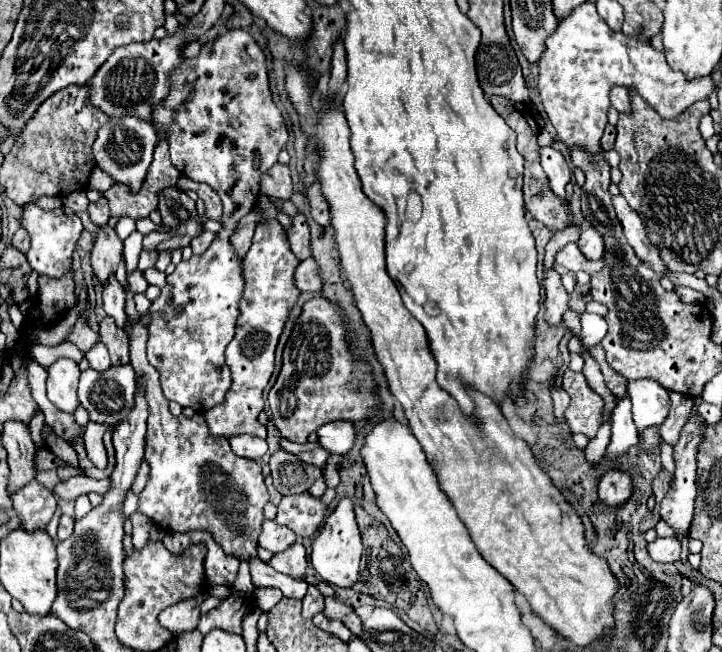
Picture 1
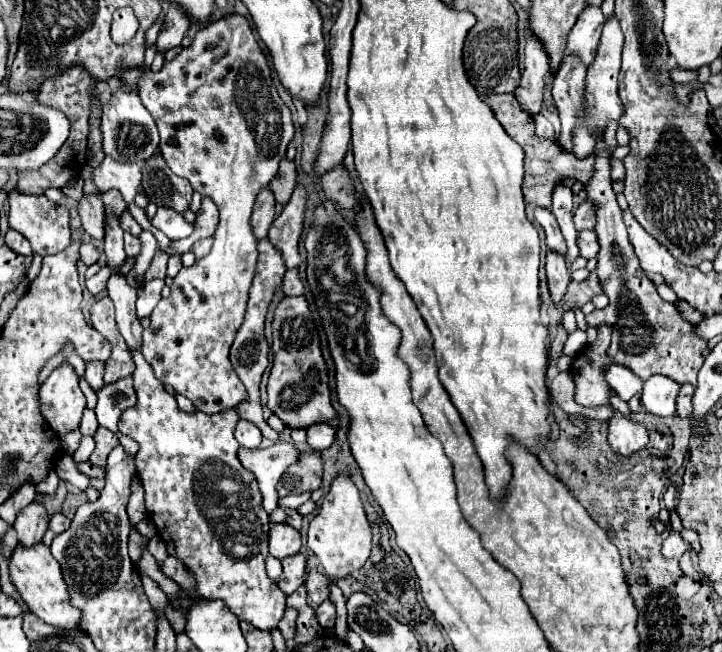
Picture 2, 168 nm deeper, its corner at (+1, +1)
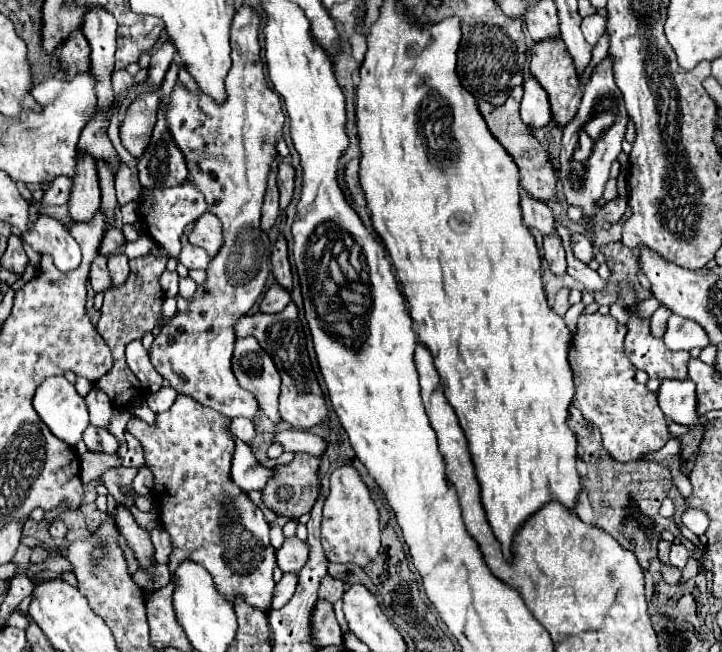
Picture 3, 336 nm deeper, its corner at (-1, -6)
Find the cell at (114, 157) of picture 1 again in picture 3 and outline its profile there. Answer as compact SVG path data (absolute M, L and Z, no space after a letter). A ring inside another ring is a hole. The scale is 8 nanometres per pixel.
M142 94L138 100L130 104L126 112L124 124L120 126L120 140L134 158L140 158L150 142L150 134L156 124L158 104L158 94Z

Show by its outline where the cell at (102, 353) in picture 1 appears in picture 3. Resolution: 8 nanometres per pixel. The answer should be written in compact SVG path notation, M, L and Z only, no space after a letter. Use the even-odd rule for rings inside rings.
M94 386L90 390L90 394L86 396L86 404L88 404L88 412L90 412L90 424L108 428L108 424L114 416L114 406L112 406L110 398L102 390L96 390L96 386Z

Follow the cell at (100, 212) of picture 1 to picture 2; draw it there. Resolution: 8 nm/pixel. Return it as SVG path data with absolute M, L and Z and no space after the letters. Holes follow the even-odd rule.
M110 189L106 193L100 193L100 199L102 199L106 211L110 211L112 215L122 215L124 209L126 209L124 199L122 199L122 195L116 189Z

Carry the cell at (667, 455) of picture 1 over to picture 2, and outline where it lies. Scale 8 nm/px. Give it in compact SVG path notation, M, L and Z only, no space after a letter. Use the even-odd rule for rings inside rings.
M676 511L670 512L670 525L672 525L670 535L662 541L662 555L668 557L668 559L670 559L670 557L682 557L684 551L688 549L688 545L686 545L686 541L682 539L684 527L682 527L681 520Z

